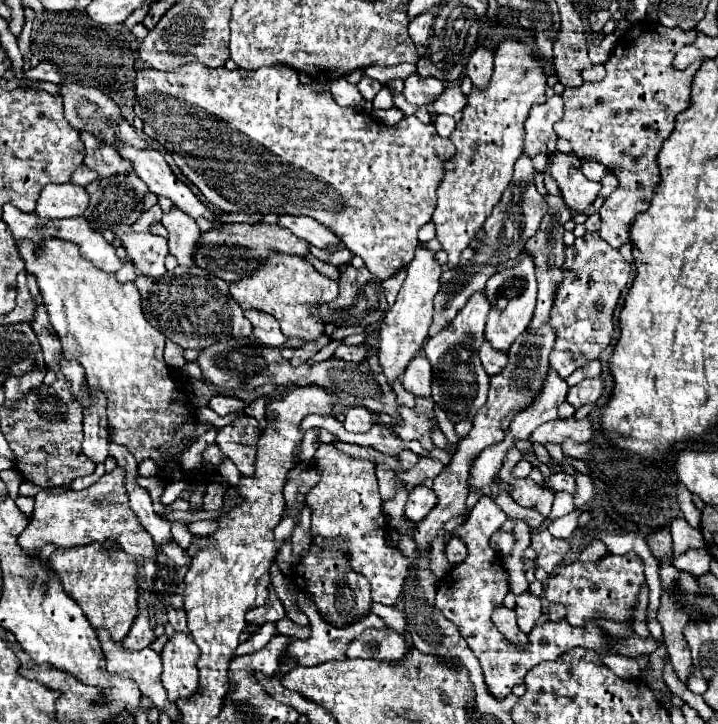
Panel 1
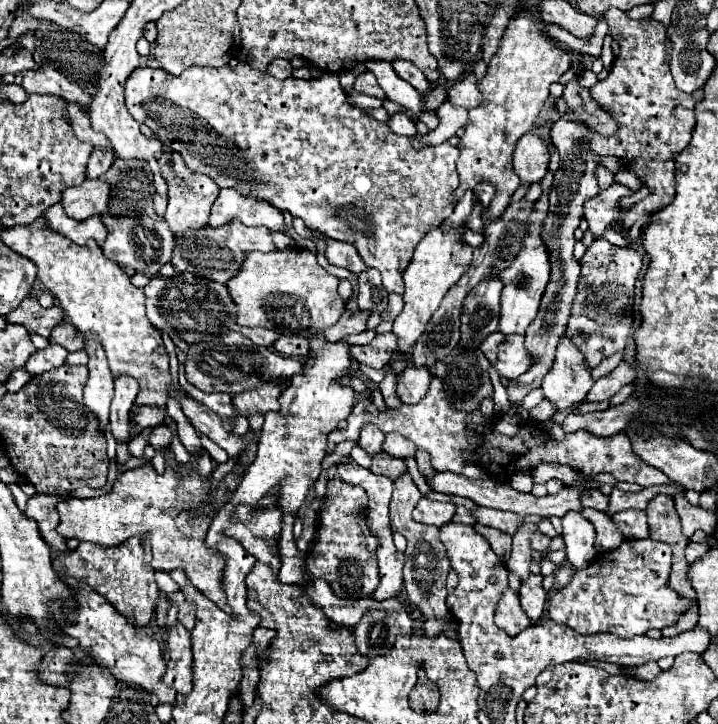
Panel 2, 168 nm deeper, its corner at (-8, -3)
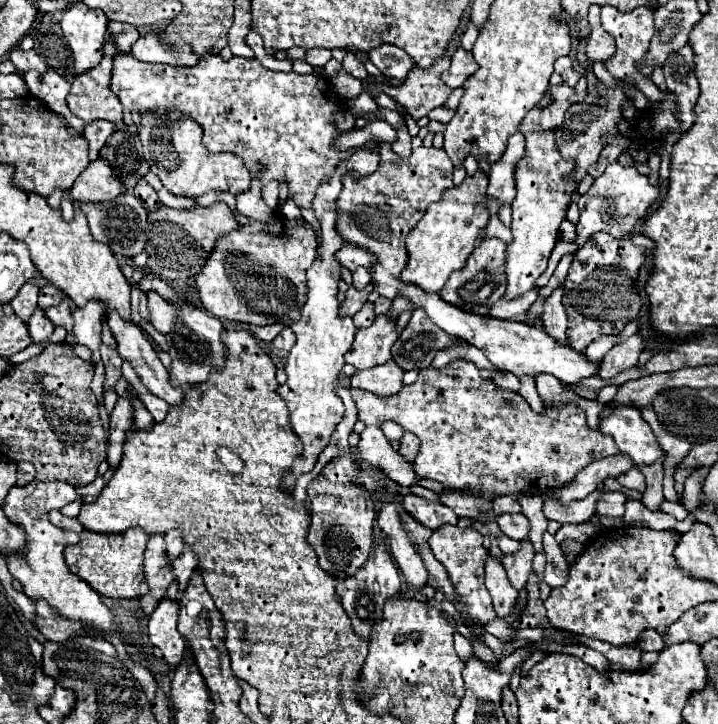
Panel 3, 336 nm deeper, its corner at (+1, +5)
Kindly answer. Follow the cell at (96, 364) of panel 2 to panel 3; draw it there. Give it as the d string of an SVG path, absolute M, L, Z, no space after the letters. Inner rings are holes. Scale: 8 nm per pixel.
M88 303L88 307L76 309L72 317L76 343L86 345L92 351L92 365L96 365L100 361L100 319L104 319L104 307L100 307L100 303Z

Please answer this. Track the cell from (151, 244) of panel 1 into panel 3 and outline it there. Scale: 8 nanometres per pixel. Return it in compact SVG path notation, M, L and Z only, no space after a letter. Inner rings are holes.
M122 193L116 199L102 201L102 203L80 203L80 209L88 219L92 237L96 241L106 243L112 249L112 253L118 257L120 263L130 263L134 255L144 251L148 211L140 205L140 201L132 193Z

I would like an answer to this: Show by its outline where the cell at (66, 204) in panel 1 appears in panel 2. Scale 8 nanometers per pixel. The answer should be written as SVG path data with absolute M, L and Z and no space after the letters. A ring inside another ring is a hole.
M87 179L79 187L69 187L63 193L61 205L71 219L83 221L107 211L111 199L111 187L103 179Z

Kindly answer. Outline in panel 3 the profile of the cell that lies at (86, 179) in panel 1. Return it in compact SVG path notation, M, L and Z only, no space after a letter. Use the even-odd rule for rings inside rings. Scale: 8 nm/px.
M100 121L100 123L88 123L86 125L84 137L90 143L90 161L98 159L98 153L104 147L106 139L112 135L112 131L114 131L112 123L104 123L104 121Z

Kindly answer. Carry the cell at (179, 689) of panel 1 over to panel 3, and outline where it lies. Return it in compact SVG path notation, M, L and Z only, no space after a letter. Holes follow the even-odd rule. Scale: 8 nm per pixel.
M164 597L148 621L150 643L164 653L170 669L176 669L182 661L182 651L186 649L186 639L176 629L178 623L178 603Z

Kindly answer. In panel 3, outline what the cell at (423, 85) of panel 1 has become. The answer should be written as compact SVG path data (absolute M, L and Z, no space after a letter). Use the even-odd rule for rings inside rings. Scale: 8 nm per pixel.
M380 45L380 47L372 49L372 51L368 53L368 57L370 57L370 61L372 61L384 75L390 75L390 77L404 79L404 77L414 69L412 59L410 59L408 53L402 51L400 47Z

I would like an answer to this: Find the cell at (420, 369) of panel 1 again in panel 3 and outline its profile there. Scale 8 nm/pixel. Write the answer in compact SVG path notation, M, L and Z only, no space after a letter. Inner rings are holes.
M392 359L380 367L372 367L368 371L356 371L352 377L350 377L350 383L352 387L358 387L358 389L366 389L378 397L392 397L396 395L404 383L402 383L402 377L404 377L404 369L396 363L392 363Z

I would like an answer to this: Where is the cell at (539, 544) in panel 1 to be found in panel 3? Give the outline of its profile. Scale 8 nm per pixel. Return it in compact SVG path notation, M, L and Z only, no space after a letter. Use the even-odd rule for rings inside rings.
M522 513L516 515L500 515L498 517L498 525L502 529L504 535L508 535L510 539L526 539L528 531L530 531L530 523Z

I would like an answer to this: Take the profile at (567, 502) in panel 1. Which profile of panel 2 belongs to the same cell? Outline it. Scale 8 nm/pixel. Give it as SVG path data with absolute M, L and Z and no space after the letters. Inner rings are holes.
M583 509L581 515L595 525L595 531L597 531L595 545L597 545L597 549L611 551L611 549L617 549L621 545L623 533L615 527L615 523L611 521L611 517L607 513L601 513L601 511L595 511L595 509Z

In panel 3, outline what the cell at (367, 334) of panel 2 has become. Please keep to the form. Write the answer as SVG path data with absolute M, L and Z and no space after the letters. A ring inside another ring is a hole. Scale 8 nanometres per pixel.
M366 303L356 315L354 315L354 325L358 327L358 329L362 329L362 327L370 327L372 325L372 321L374 321L374 305L372 303Z

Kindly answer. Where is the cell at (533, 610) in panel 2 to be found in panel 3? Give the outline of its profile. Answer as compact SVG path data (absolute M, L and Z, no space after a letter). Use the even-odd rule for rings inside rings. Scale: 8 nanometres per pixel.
M528 539L522 541L522 549L512 555L504 555L504 569L508 573L508 579L516 591L524 591L526 583L532 575L532 559L534 559L534 549Z

